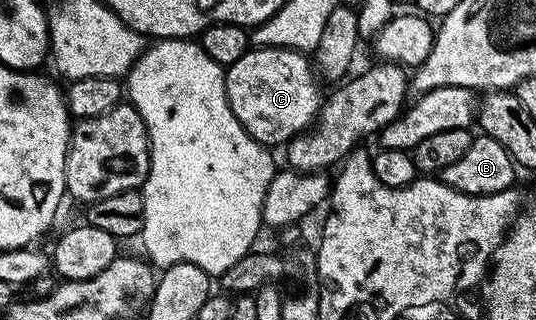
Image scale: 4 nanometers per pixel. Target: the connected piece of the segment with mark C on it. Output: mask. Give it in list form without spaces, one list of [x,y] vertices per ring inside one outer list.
[[[252,47],[226,69],[227,101],[241,126],[264,146],[286,145],[314,125],[321,107],[313,64],[304,53],[291,48]]]

